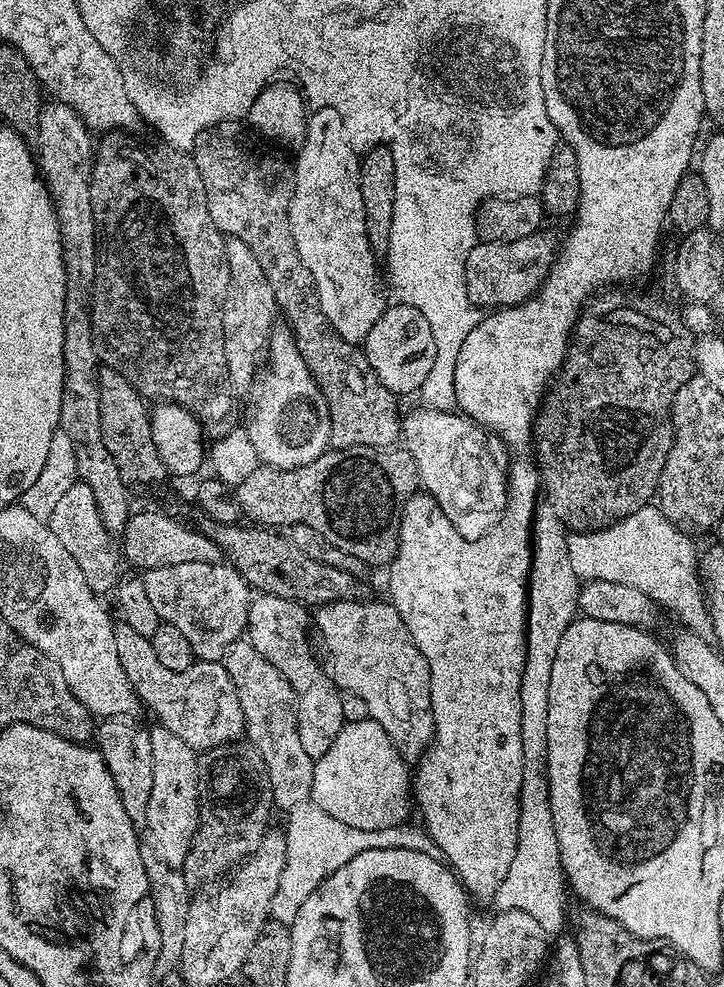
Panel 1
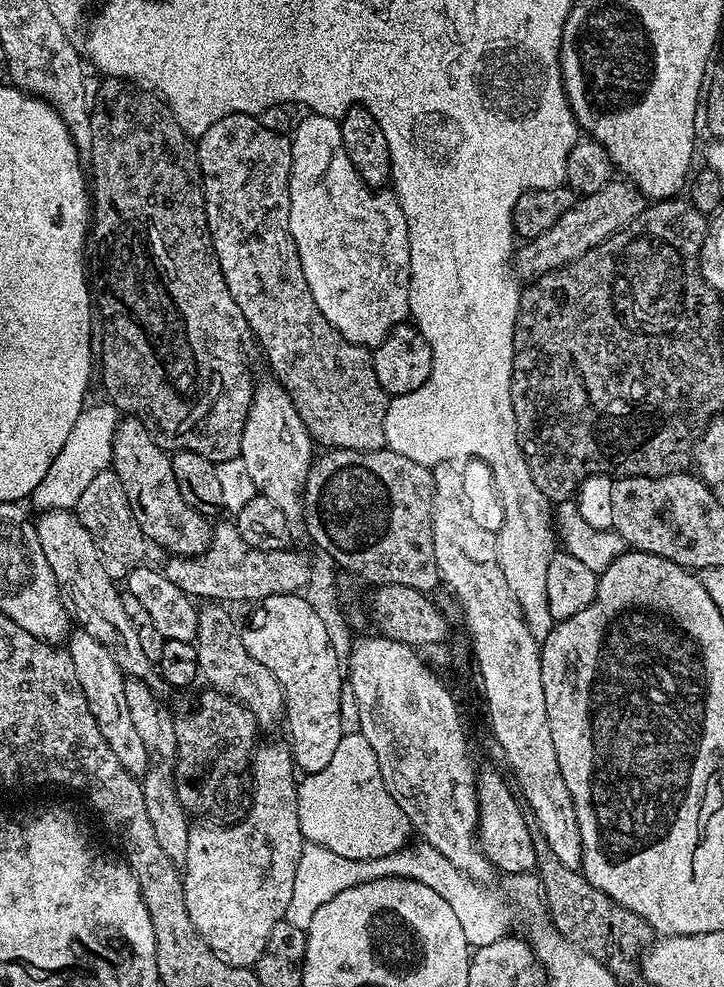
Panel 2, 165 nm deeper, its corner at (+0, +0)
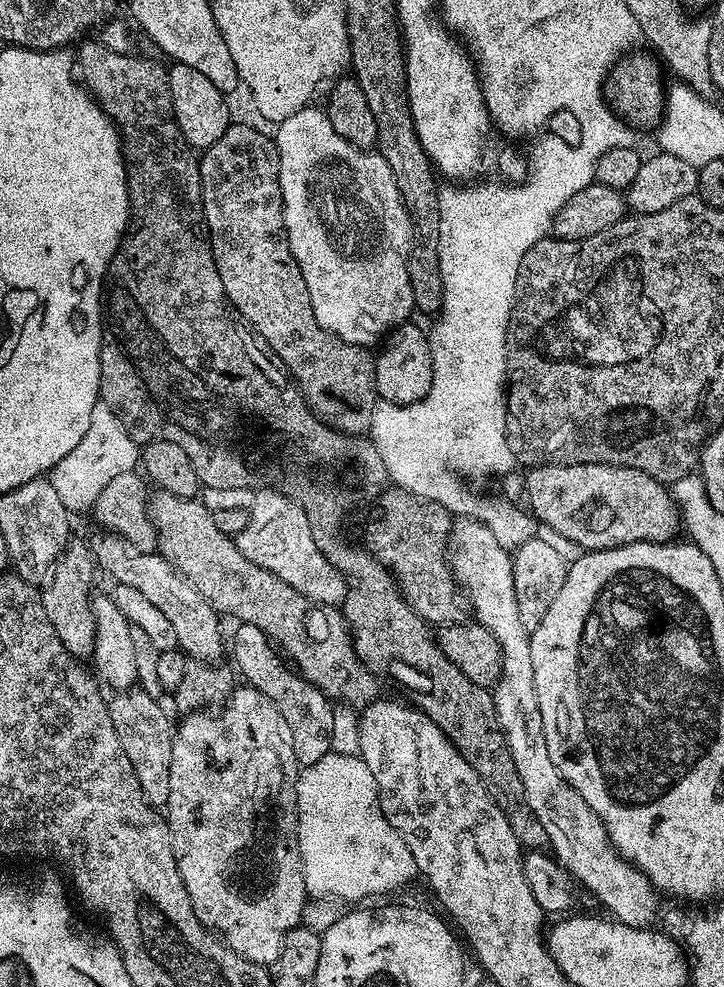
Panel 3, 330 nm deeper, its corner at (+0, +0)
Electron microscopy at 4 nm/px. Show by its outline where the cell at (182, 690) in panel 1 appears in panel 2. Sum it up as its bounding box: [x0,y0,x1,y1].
[35,508,154,678]

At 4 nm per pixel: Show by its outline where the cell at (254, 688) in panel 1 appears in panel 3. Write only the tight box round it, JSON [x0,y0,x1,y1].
[90,534,226,662]

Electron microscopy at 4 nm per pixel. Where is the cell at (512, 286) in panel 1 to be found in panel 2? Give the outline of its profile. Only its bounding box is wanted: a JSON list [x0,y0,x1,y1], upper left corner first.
[515,179,646,282]

